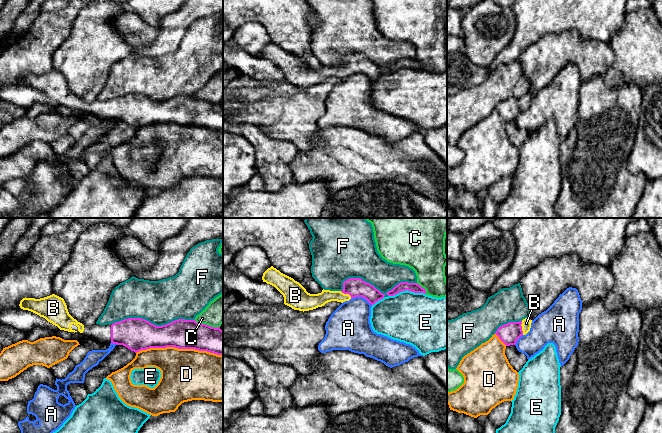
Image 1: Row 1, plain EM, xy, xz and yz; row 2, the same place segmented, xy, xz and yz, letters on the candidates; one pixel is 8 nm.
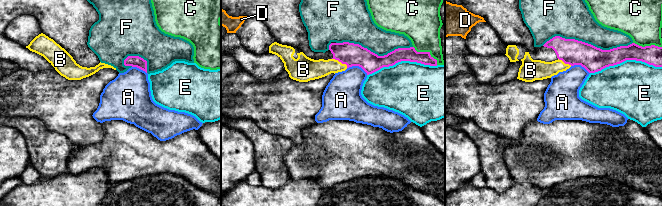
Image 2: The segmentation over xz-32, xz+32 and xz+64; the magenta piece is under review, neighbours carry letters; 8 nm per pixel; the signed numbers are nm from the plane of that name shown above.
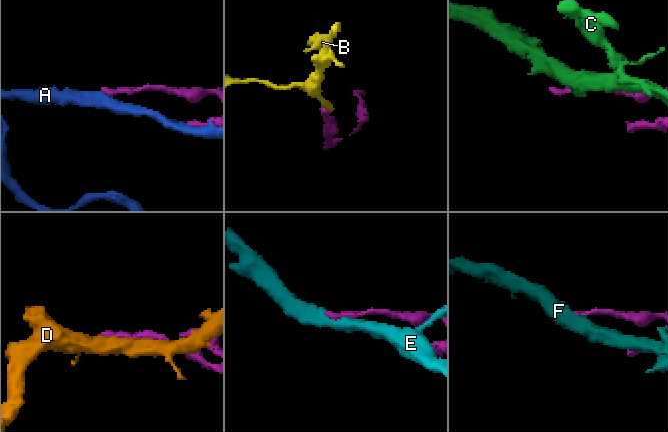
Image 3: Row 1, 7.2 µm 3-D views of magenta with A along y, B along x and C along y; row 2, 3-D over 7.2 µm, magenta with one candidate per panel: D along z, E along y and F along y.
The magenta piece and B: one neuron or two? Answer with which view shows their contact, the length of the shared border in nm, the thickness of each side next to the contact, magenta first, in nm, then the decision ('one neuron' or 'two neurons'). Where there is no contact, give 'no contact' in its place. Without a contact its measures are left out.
meets magenta in yz; contact 110 nm long; 170 nm thick on the magenta side, 80 nm on the other; one neuron

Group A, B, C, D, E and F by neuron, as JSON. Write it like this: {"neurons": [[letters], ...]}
{"neurons": [["A"], ["B"], ["C"], ["D"], ["E"], ["F"]]}

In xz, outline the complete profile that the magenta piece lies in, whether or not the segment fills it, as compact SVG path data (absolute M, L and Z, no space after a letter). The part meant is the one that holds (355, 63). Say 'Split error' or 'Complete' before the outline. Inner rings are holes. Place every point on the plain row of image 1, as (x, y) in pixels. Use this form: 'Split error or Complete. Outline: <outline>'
Split error. Outline: M273 42L263 49L262 56L274 62L283 71L285 81L303 88L322 83L331 77L343 79L355 73L363 73L371 81L374 81L385 72L361 54L349 54L344 57L342 67L323 65L321 69L310 70L299 58L281 49Z

